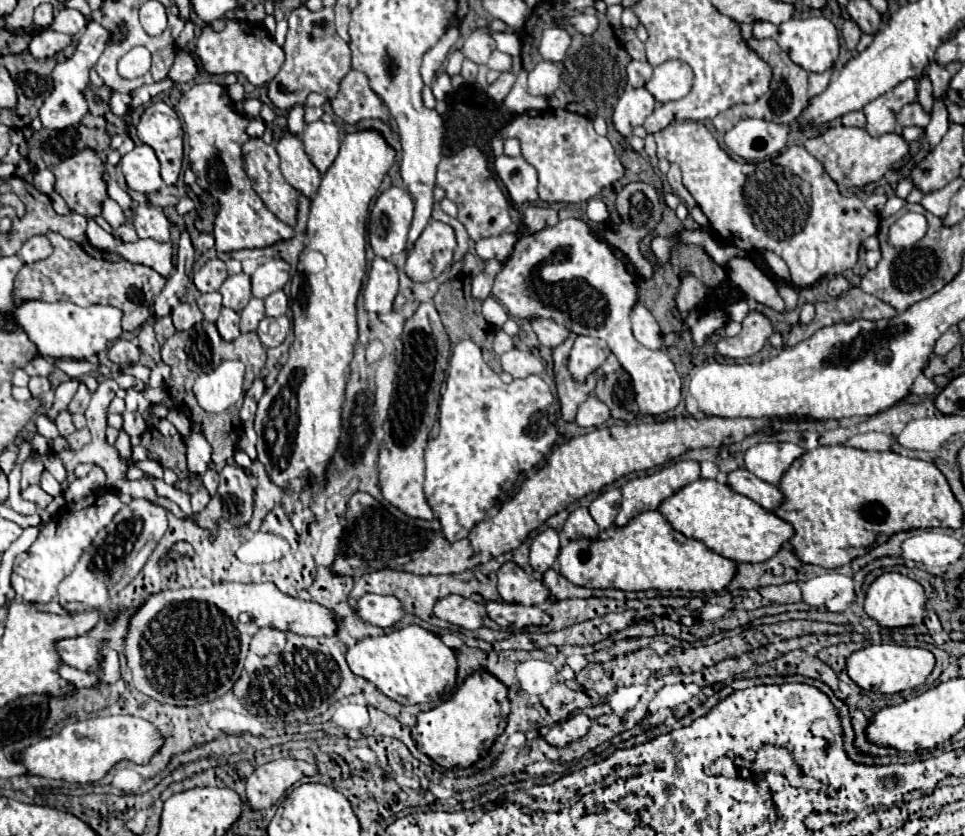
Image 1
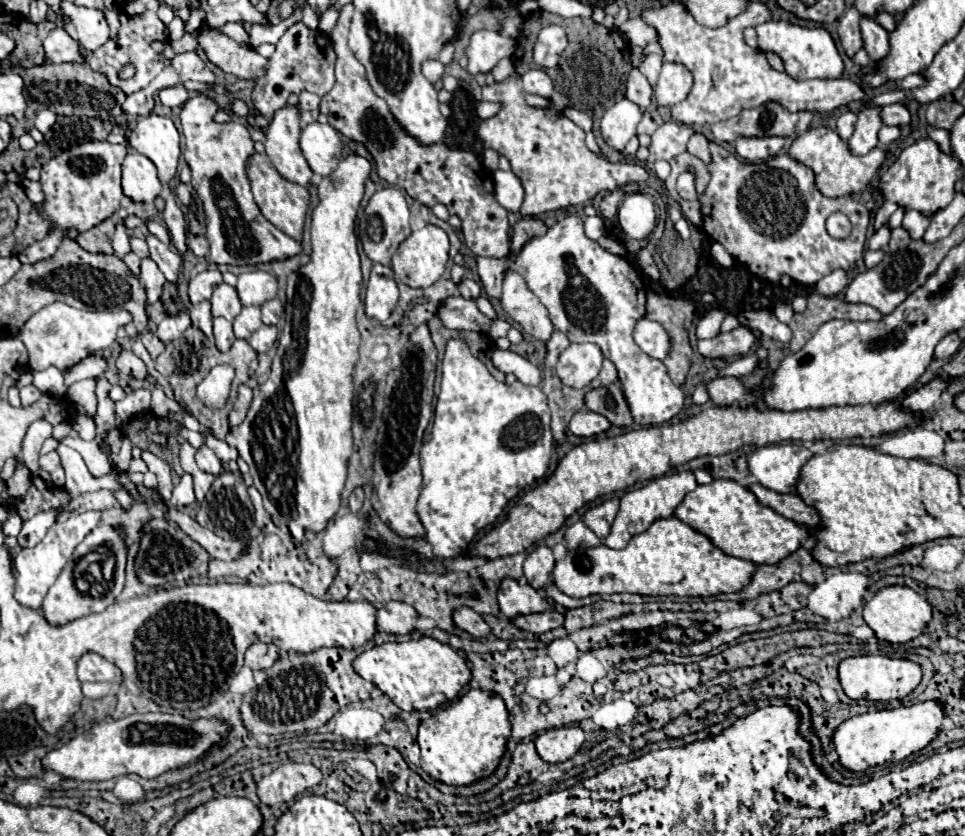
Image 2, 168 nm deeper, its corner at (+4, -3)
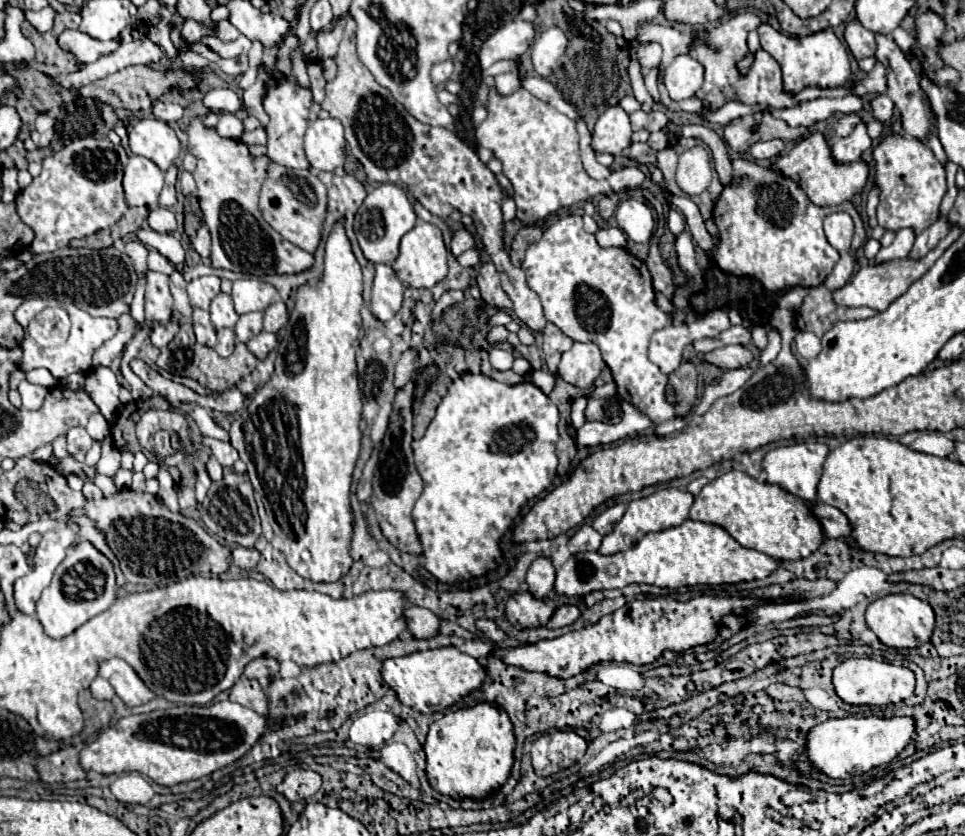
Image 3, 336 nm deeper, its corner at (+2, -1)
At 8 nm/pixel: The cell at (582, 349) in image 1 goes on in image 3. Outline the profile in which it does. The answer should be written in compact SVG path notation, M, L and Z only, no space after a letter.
M574 342L574 346L562 354L558 364L558 376L578 388L590 388L600 372L606 368L596 344Z

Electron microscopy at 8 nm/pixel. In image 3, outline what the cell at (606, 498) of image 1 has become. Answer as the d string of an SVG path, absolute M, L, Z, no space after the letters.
M614 504L614 506L610 506L608 510L604 510L604 512L592 522L592 528L594 528L596 532L600 532L602 536L606 536L606 534L610 534L610 530L614 530L614 524L622 518L624 512L626 512L626 506L624 506L624 504Z

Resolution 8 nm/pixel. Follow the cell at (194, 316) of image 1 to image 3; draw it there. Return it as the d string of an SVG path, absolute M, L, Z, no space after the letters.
M168 322L168 324L154 324L152 332L150 332L150 342L156 348L166 346L178 332L178 324L176 322Z

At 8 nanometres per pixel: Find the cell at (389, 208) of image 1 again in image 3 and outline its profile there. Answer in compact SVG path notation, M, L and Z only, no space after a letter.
M380 184L378 188L370 190L366 200L362 202L356 218L354 218L354 232L356 232L356 240L366 256L366 260L370 260L372 264L392 264L398 256L398 244L400 238L414 228L416 224L416 214L412 204L408 202L406 192L396 186L396 184Z

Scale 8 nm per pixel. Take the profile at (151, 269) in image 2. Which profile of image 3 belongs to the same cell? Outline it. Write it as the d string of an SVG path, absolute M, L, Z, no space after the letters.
M148 272L146 278L146 320L166 322L172 318L172 294L168 288L168 276L160 272Z

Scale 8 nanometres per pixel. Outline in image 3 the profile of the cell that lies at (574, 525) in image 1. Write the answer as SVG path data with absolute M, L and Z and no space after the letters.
M582 524L580 530L570 538L568 550L572 554L588 552L588 550L598 550L600 548L600 542L602 542L602 536L590 524Z

